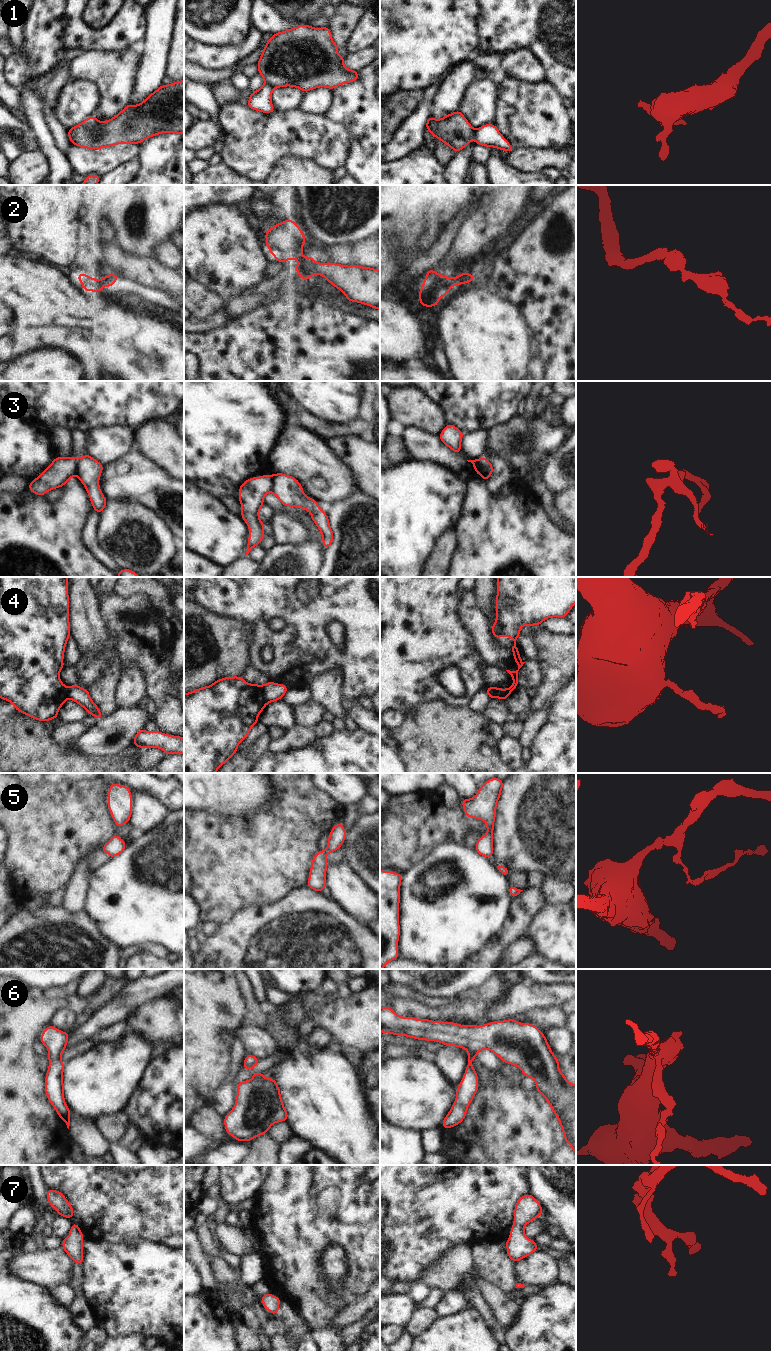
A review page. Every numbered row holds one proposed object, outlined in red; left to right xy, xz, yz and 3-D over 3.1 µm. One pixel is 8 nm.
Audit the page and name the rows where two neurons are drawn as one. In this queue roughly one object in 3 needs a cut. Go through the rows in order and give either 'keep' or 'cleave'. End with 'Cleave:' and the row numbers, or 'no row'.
1: cleave
2: keep
3: cleave
4: cleave
5: keep
6: keep
7: keep
Cleave: 1, 3, 4

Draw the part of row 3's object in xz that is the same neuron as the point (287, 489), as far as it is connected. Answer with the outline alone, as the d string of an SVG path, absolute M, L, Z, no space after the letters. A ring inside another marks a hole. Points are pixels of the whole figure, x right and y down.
M276 473L273 475L273 488L271 492L284 506L297 507L307 510L311 518L321 531L323 547L328 548L333 542L333 530L329 526L329 519L319 507L317 500L304 494L302 485L292 476Z

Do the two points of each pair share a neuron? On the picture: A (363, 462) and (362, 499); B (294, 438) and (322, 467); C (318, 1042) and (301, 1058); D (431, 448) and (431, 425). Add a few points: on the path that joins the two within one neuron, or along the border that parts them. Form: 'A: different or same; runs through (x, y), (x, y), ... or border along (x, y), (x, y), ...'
A: different; border along (361, 491), (369, 495)
B: same; runs through (300, 445), (315, 460)
C: different; border along (308, 1036), (309, 1042), (315, 1048), (330, 1047)
D: different; border along (408, 427), (421, 427), (438, 435)

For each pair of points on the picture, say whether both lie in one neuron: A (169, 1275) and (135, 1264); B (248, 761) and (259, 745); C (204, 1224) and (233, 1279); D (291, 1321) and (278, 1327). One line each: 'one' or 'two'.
A: one
B: one
C: one
D: one

